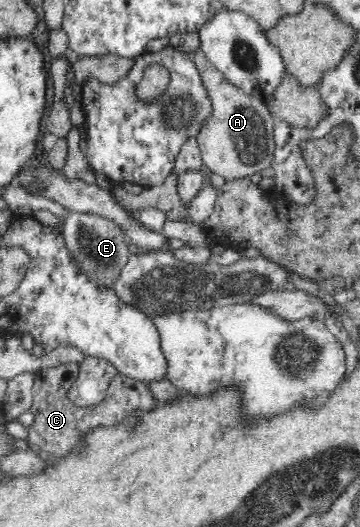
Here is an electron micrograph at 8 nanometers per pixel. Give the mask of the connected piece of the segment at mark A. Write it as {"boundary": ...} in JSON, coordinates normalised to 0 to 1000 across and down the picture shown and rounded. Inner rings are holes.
{"boundary":[[[550,91],[531,102],[569,175],[578,176],[586,214],[558,233],[544,254],[561,304],[586,328],[619,334],[628,342],[697,338],[750,317],[764,287],[758,224],[731,190],[661,169],[575,112]]]}

